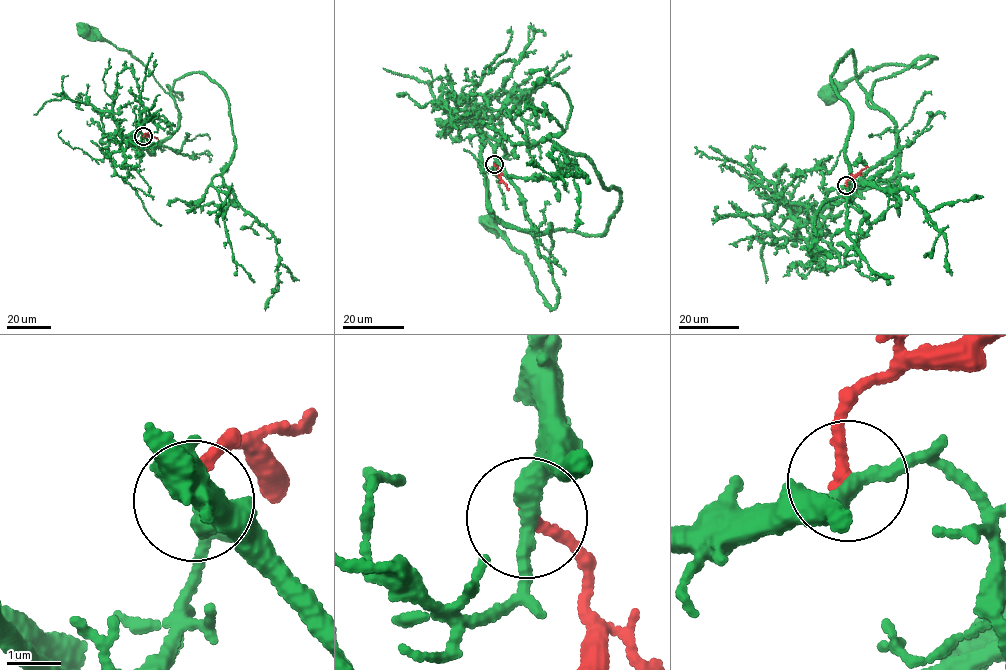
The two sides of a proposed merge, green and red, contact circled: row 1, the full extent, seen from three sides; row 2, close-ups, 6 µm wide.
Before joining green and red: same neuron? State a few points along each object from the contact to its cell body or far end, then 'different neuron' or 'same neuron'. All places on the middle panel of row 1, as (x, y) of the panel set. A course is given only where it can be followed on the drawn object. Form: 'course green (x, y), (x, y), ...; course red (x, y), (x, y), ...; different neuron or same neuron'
course green (494, 164), (485, 139), (490, 212), (518, 230), (552, 231), (553, 309), (525, 255), (488, 222); course red (494, 164), (508, 190); same neuron

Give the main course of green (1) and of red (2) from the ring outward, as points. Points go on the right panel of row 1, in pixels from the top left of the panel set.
1: (846, 186), (825, 202), (896, 174), (895, 123), (874, 103), (874, 81), (936, 58), (876, 66), (828, 95)
2: (846, 185), (848, 179), (868, 166)

